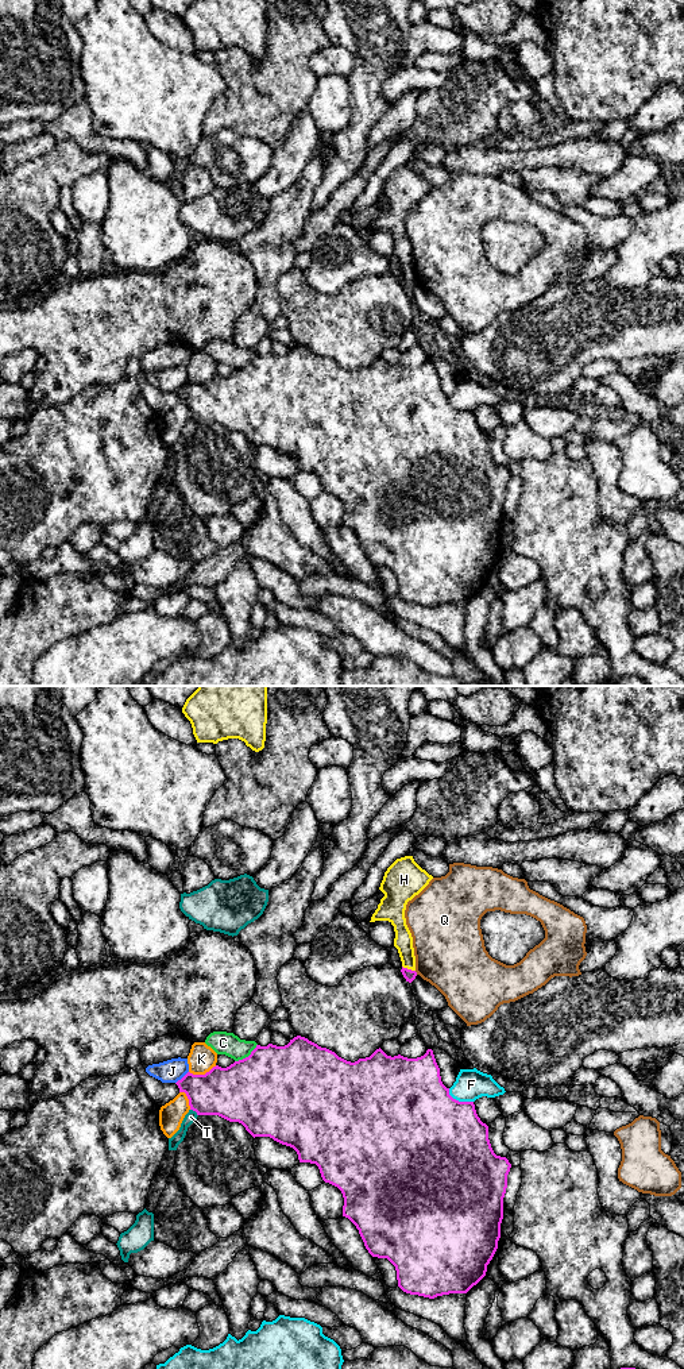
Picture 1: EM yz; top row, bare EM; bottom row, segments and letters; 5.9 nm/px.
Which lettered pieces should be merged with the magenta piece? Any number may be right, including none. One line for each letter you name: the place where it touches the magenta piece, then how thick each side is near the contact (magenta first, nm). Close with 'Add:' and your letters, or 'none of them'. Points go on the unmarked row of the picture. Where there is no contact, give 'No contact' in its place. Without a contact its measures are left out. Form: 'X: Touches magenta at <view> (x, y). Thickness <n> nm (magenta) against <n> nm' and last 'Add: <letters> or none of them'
Add: none of them

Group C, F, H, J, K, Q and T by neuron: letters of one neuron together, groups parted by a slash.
C / F / H / J / K / Q / T

